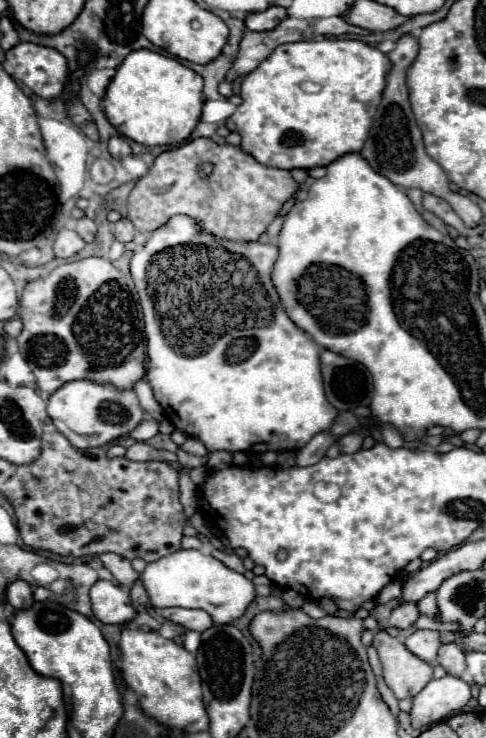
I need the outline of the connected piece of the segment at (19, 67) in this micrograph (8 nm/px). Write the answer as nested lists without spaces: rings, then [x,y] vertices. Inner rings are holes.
[[[22,42],[6,52],[6,62],[12,66],[14,80],[20,80],[46,100],[60,98],[68,82],[68,62],[54,48]]]

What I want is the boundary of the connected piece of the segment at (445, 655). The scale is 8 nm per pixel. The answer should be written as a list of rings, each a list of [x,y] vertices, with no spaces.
[[[442,644],[438,650],[438,658],[436,664],[440,664],[450,676],[458,676],[462,678],[466,672],[466,658],[460,646],[456,644]]]

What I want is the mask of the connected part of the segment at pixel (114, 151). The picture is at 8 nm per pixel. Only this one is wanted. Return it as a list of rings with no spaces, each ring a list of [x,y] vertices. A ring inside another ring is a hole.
[[[112,136],[108,142],[108,150],[116,160],[122,160],[122,156],[132,156],[132,148],[126,140],[122,140],[122,136]]]

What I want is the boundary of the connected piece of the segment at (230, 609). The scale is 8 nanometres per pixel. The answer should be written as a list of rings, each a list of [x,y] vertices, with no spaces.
[[[178,550],[162,560],[150,562],[140,574],[152,608],[198,608],[210,614],[214,624],[230,624],[238,620],[256,598],[254,584],[218,558],[200,550]]]

